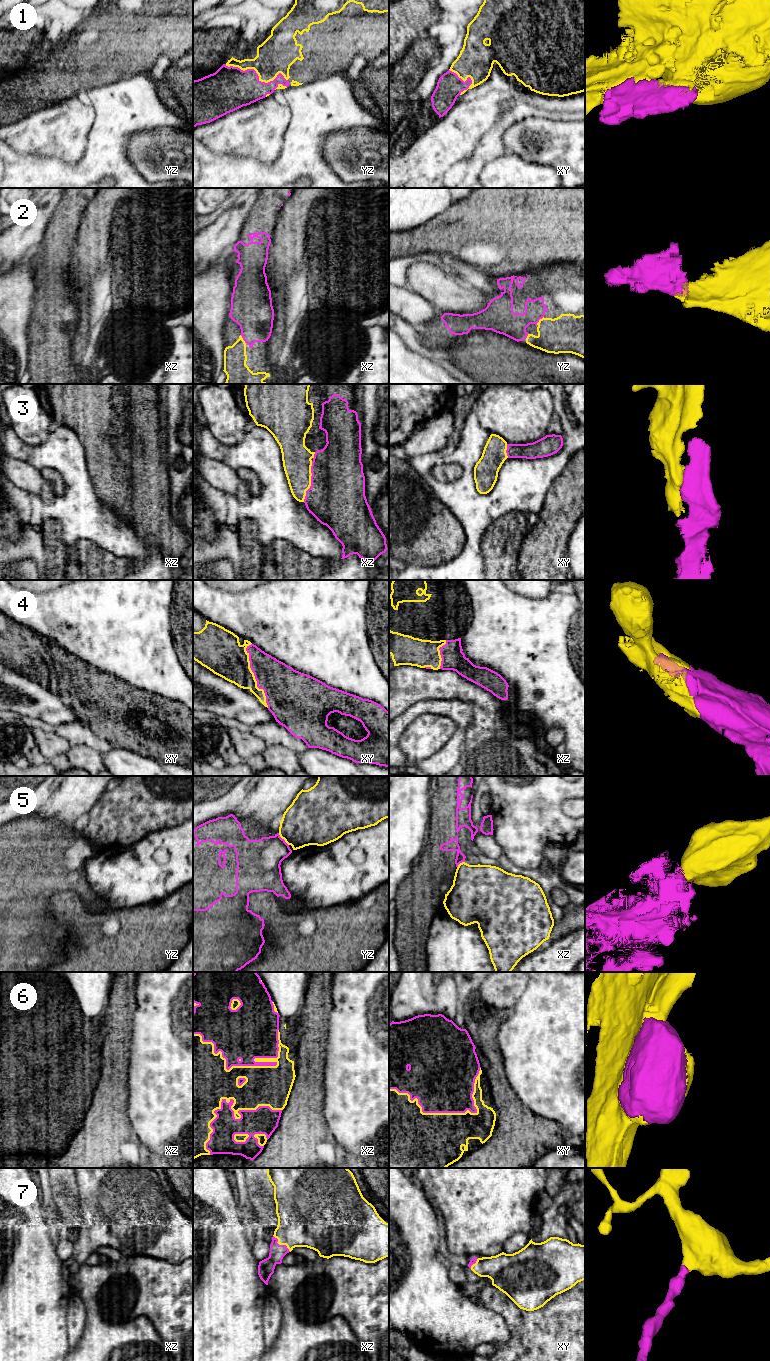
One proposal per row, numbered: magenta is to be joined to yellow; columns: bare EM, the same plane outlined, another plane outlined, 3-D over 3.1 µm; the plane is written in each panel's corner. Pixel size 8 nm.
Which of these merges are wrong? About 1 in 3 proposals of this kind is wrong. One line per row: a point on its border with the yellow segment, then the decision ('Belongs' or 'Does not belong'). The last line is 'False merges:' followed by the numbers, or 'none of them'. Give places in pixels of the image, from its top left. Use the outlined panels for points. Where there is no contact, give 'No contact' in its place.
1: Touches yellow at yz (257, 73). Belongs
2: Touches yellow at yz (539, 320). Belongs
3: Touches yellow at xz (310, 481). Belongs
4: Touches yellow at xy (254, 676). Belongs
5: Touches yellow at yz (283, 838). Does not belong
6: Touches yellow at xz (225, 1067). Belongs
7: Touches yellow at xz (281, 1244). Belongs
False merges: 5

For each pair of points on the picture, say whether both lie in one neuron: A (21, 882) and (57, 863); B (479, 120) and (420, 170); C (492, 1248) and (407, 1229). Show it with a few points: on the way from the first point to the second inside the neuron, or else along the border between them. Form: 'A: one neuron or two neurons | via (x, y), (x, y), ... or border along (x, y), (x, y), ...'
A: one neuron | via (30, 878), (48, 866)
B: one neuron | via (464, 133), (453, 137), (435, 155)
C: two neurons | border along (435, 1210), (439, 1216), (443, 1232)

